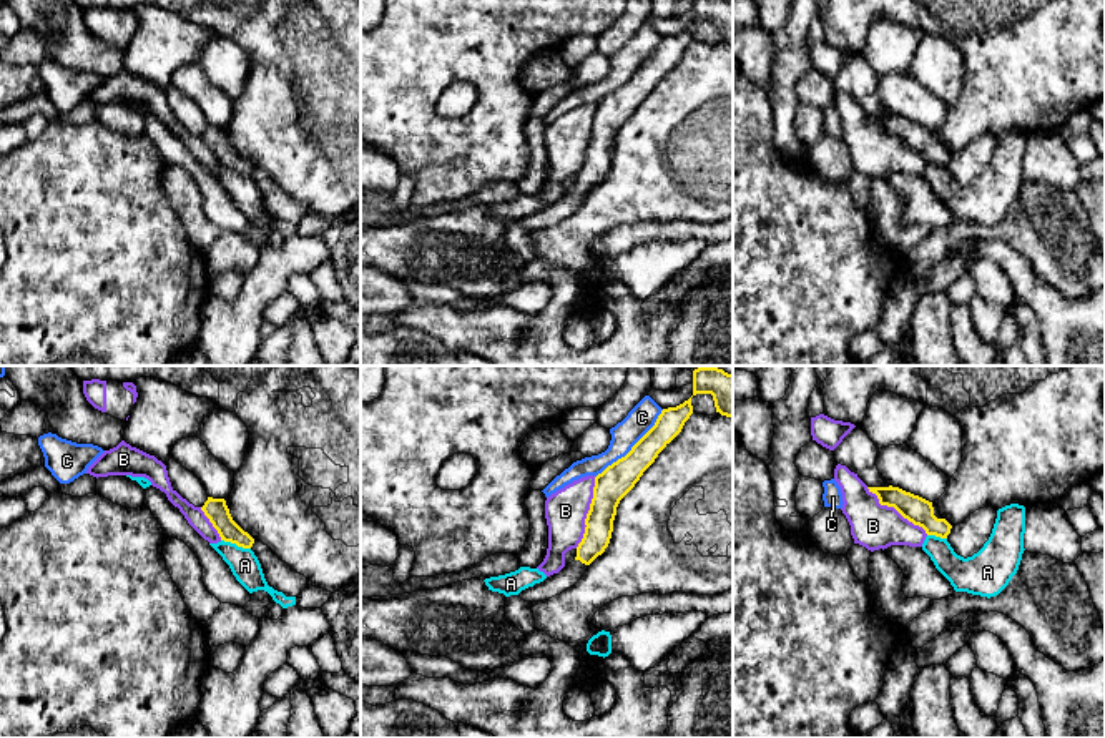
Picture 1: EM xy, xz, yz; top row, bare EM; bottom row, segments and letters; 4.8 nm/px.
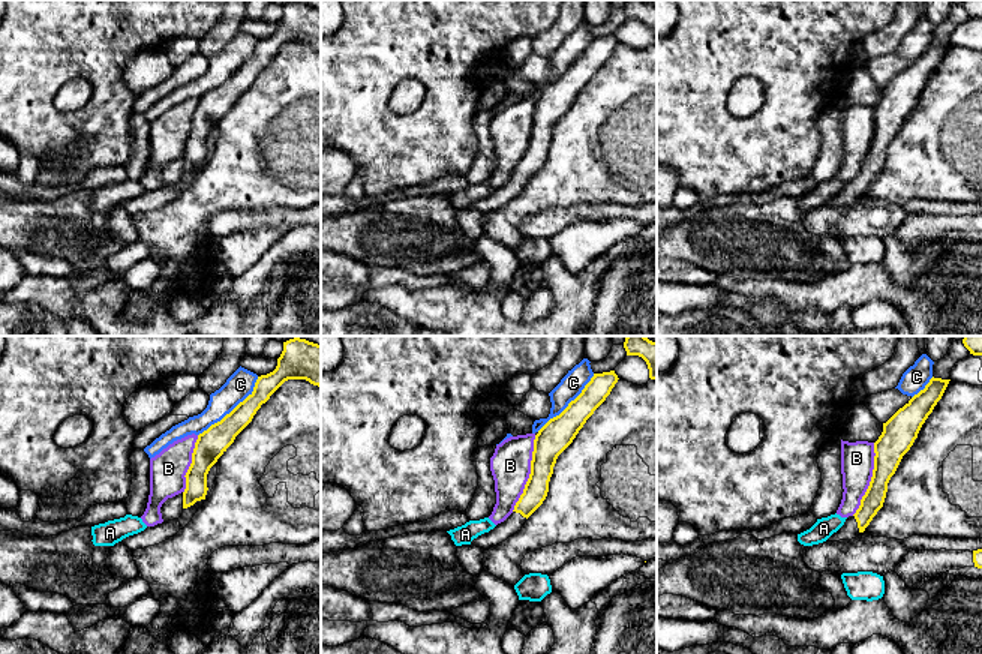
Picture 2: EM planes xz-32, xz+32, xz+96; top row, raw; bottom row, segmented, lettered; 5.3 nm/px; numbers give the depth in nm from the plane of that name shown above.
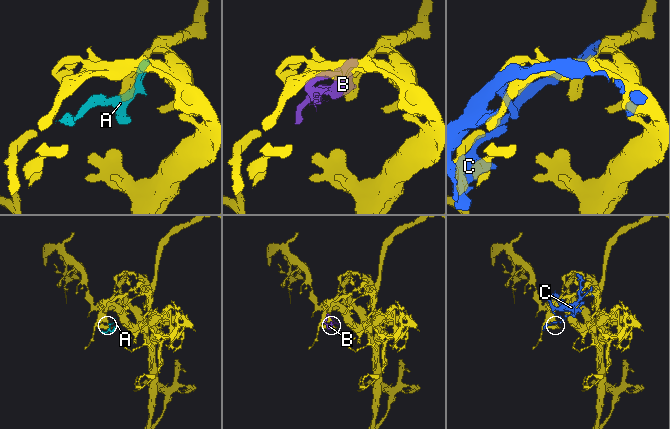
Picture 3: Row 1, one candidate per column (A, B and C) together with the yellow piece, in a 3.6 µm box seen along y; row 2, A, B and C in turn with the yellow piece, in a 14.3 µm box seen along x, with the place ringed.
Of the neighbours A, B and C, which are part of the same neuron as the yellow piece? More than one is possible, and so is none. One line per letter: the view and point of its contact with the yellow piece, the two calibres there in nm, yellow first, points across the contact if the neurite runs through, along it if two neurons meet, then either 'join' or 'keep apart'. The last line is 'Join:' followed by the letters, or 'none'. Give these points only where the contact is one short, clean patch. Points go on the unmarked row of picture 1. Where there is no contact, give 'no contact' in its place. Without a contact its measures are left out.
A: xy (236, 172) | 110/140 nm | along xy (221, 167), (250, 177) | keep apart
B: xz (589, 140) | 160/200 nm | keep apart
C: xz (632, 75) | 160/140 nm | keep apart
Join: none

